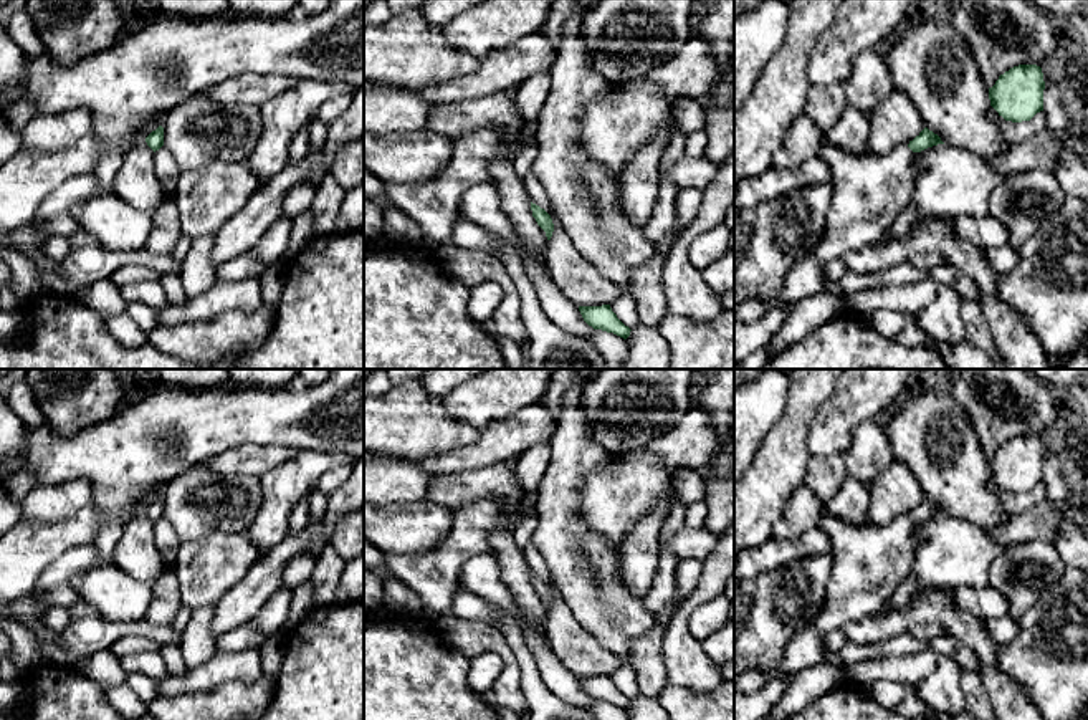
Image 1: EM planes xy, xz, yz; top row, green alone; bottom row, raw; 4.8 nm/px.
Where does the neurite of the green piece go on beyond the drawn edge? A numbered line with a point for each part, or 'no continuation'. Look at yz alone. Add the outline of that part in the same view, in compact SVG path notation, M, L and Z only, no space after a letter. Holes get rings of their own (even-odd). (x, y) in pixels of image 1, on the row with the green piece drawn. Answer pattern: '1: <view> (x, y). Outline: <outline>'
1: yz (870, 191). Outline: M822 141L818 157L830 167L833 202L827 230L815 250L795 265L775 300L746 300L734 318L751 324L774 306L795 303L825 291L823 265L878 243L901 210L911 204L914 172L908 146L885 156L865 152L853 156Z

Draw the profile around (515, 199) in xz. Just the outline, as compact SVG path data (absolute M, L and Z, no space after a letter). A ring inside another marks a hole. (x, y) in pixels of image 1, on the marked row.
M496 157L491 164L491 182L499 190L503 210L511 218L518 235L524 245L534 253L546 257L547 237L546 232L537 225L531 210L531 199L513 167L513 161L508 157Z

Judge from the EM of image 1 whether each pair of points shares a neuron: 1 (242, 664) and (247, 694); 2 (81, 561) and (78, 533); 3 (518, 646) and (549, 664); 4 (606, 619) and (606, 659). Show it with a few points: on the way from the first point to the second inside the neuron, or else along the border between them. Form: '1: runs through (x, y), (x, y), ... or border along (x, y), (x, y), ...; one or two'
1: border along (262, 676), (250, 682), (225, 682), (207, 692); two
2: border along (93, 543), (73, 547), (47, 566); two
3: border along (515, 619), (549, 689); two
4: border along (577, 621), (624, 662); two

